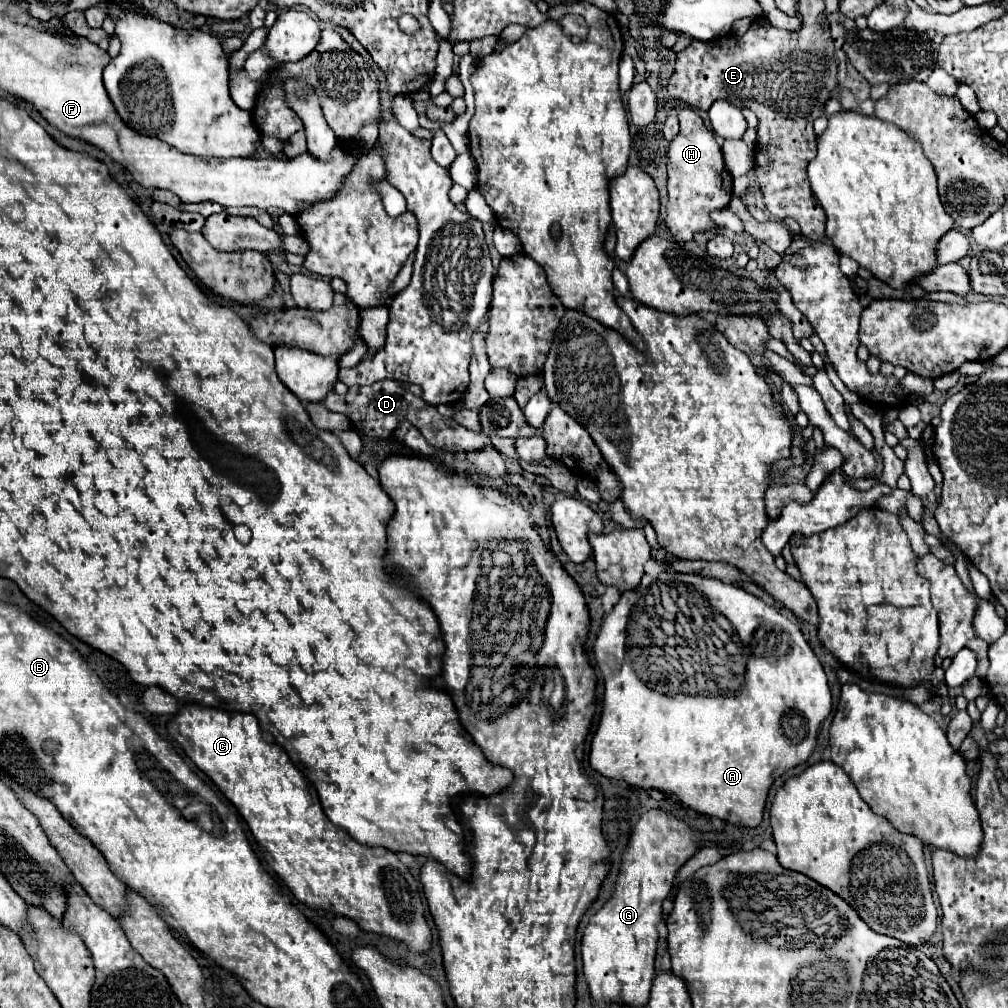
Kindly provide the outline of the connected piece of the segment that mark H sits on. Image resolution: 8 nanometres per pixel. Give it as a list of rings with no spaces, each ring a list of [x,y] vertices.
[[[680,110],[680,132],[668,148],[668,216],[666,226],[676,240],[688,242],[696,232],[712,230],[712,210],[726,208],[732,198],[732,176],[724,168],[724,158],[714,132],[704,124],[698,110]]]

